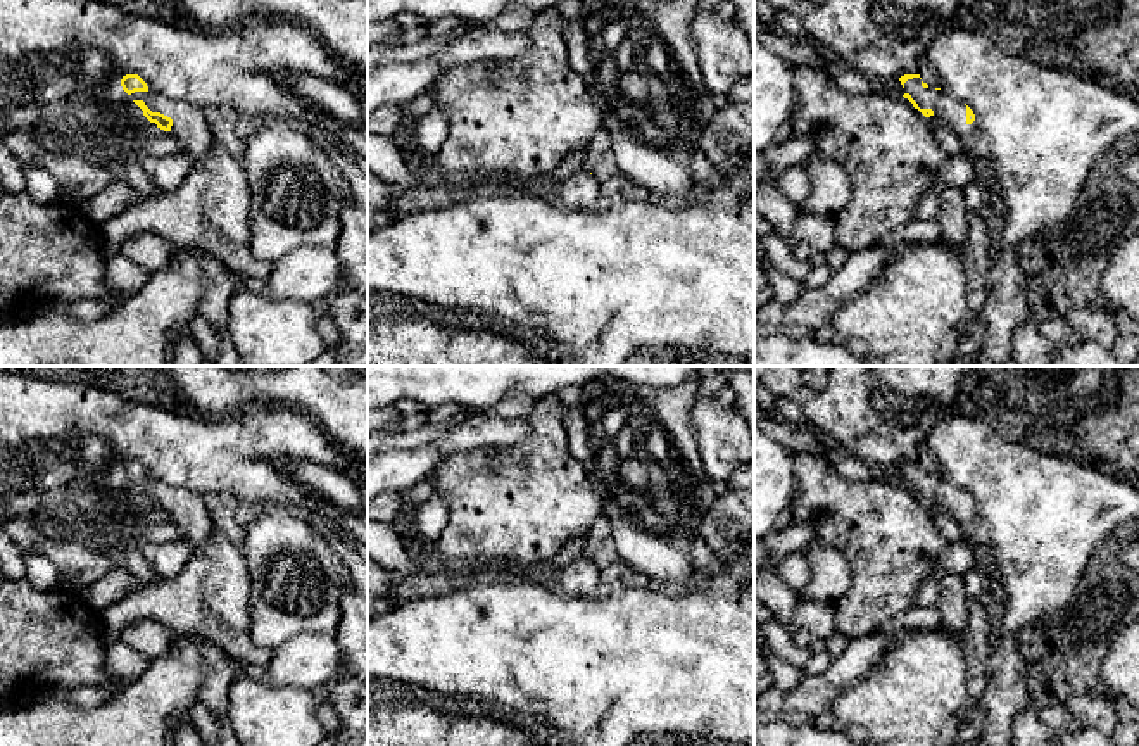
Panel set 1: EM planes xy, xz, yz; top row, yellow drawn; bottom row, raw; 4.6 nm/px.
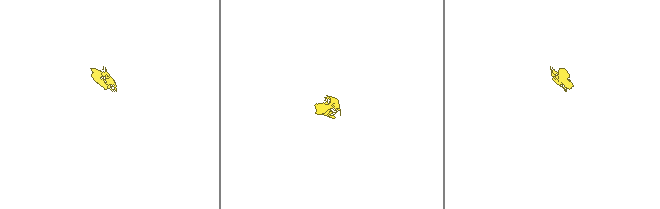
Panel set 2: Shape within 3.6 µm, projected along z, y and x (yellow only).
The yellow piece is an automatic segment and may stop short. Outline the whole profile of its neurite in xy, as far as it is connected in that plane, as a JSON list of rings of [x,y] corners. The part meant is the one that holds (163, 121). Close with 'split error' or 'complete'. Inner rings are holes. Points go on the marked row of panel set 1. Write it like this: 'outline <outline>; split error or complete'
outline [[[138,74],[123,76],[121,86],[150,123],[179,140],[181,154],[186,154],[193,162],[207,159],[214,128],[205,121],[202,109],[150,92]]]; split error

